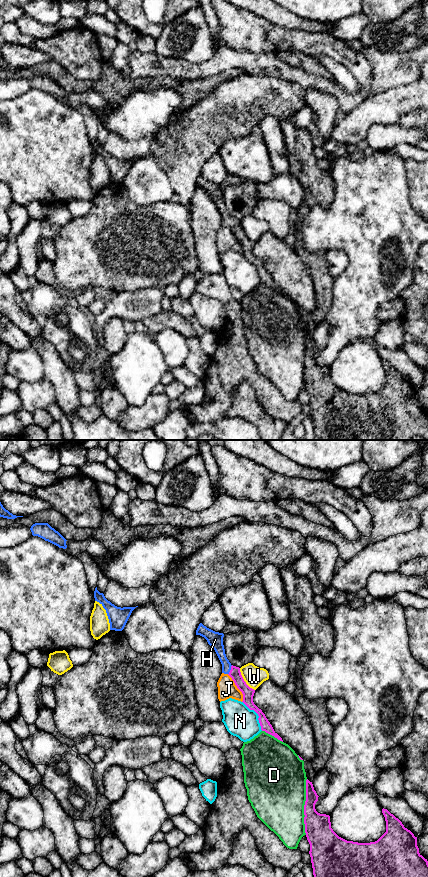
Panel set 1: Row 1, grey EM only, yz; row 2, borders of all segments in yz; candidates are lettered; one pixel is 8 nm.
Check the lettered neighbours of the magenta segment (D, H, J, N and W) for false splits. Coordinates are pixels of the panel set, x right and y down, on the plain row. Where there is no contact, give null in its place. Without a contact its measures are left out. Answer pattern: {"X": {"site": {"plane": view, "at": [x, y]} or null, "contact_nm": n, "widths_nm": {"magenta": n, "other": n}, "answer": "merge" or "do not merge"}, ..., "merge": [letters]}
{"D": {"site": {"plane": "yz", "at": [304, 359]}, "contact_nm": 440, "widths_nm": {"magenta": 220, "other": 460}, "answer": "do not merge"}, "H": {"site": {"plane": "yz", "at": [230, 222]}, "contact_nm": 90, "widths_nm": {"magenta": 90, "other": 100}, "answer": "merge"}, "J": {"site": {"plane": "yz", "at": [237, 239]}, "contact_nm": 260, "widths_nm": {"magenta": 90, "other": 150}, "answer": "do not merge"}, "N": {"site": {"plane": "yz", "at": [258, 267]}, "contact_nm": 280, "widths_nm": {"magenta": 90, "other": 240}, "answer": "do not merge"}, "W": {"site": {"plane": "yz", "at": [243, 232]}, "contact_nm": 220, "widths_nm": {"magenta": 90, "other": 160}, "answer": "do not merge"}, "merge": ["H"]}

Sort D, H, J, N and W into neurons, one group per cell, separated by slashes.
D / H / J / N / W

